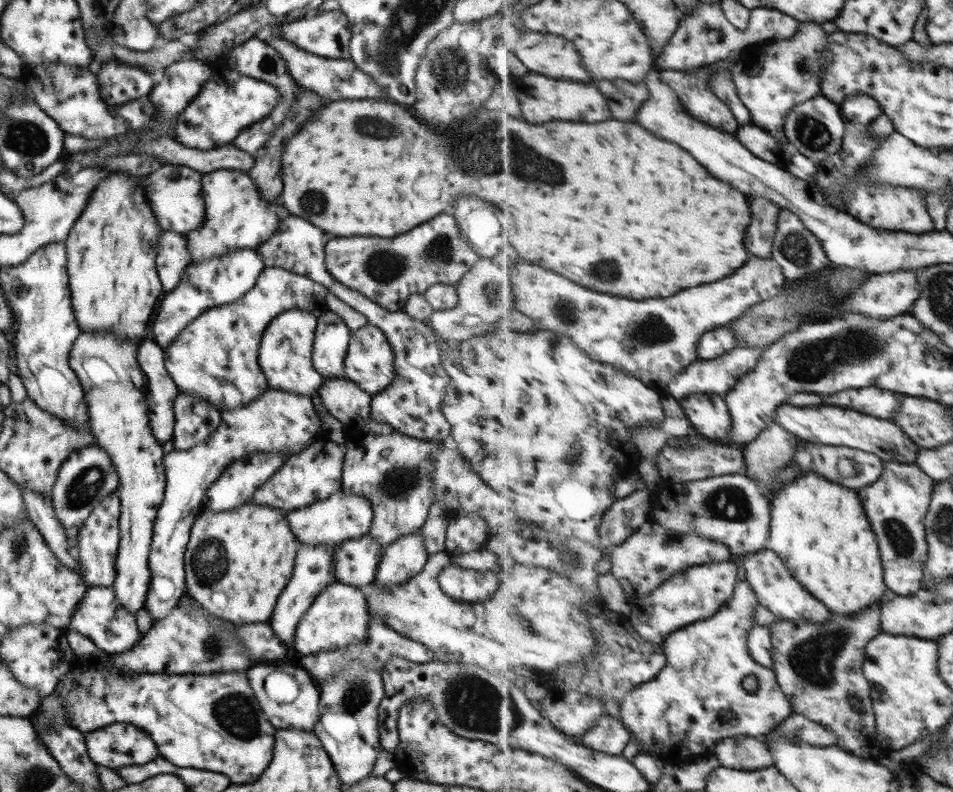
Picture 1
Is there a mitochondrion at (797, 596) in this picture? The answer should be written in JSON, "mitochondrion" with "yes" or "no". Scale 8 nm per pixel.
{"mitochondrion":"no"}

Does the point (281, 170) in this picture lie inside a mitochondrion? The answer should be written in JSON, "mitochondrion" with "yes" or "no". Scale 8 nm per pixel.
{"mitochondrion":"no"}

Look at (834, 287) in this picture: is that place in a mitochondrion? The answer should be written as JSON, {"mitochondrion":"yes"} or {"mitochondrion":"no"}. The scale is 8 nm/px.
{"mitochondrion":"yes"}

